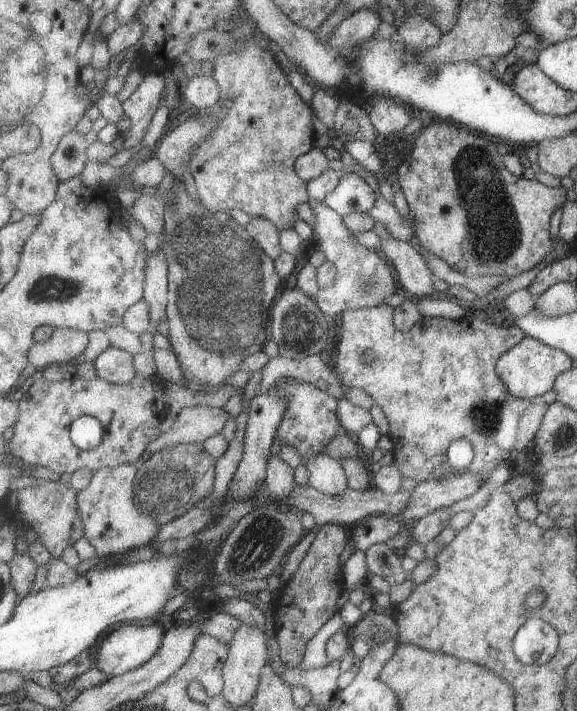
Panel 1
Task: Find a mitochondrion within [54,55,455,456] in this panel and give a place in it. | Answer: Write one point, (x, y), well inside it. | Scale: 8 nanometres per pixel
(222, 290)

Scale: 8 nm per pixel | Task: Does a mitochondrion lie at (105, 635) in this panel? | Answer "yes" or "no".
no

